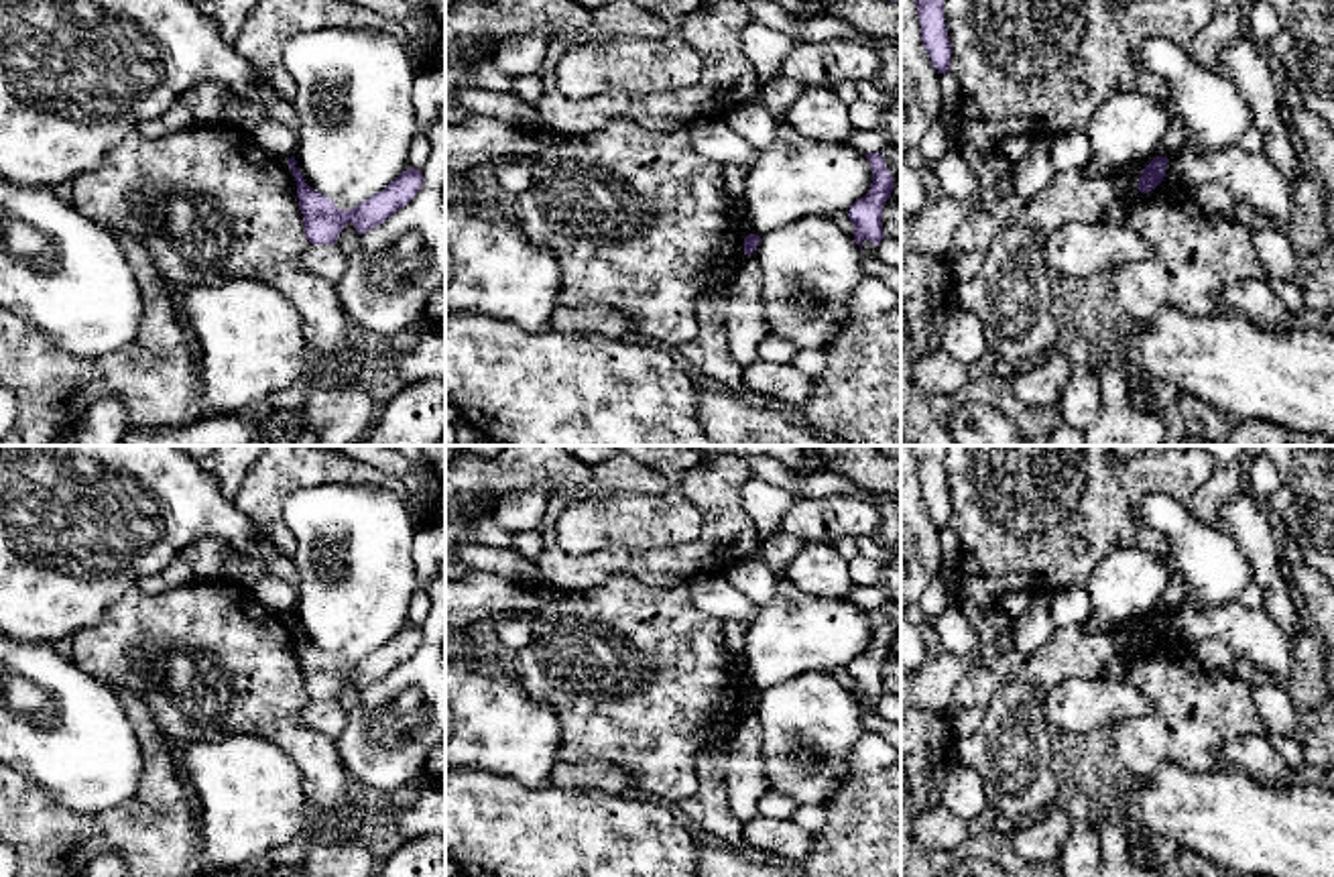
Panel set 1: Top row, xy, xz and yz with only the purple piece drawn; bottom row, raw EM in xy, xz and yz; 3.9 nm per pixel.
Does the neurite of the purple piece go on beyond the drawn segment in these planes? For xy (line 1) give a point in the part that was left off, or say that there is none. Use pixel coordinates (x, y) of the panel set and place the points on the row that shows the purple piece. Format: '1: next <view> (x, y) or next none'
1: next none

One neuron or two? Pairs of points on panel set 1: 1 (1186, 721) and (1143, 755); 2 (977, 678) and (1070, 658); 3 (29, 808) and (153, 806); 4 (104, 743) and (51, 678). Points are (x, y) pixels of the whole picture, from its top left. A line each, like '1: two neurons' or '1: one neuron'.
1: one neuron
2: one neuron
3: one neuron
4: one neuron

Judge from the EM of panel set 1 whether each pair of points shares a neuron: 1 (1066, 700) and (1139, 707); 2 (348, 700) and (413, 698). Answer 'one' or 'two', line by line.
1: one
2: two

